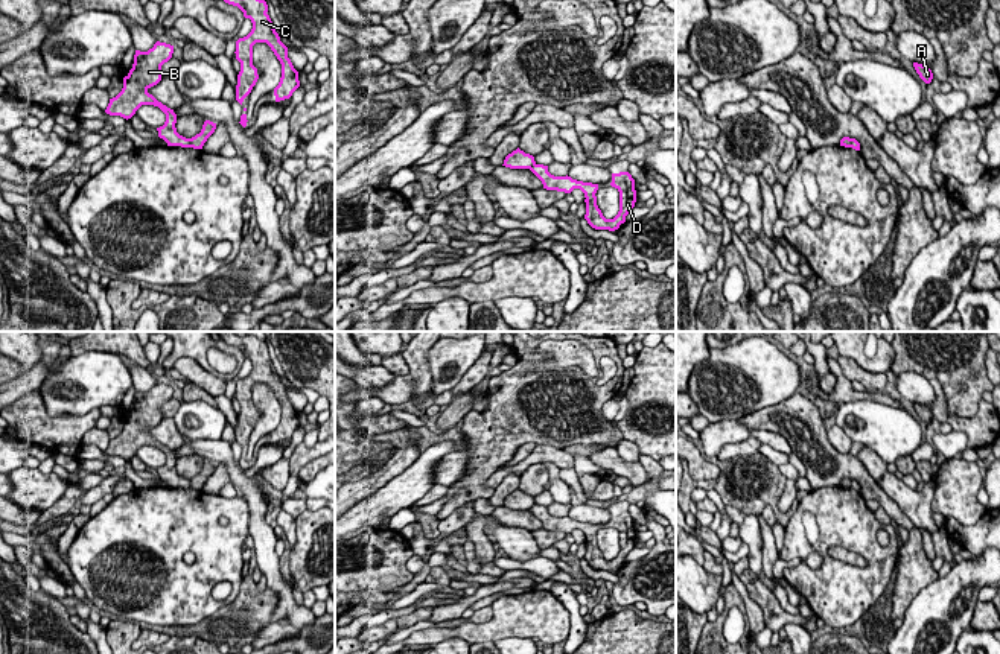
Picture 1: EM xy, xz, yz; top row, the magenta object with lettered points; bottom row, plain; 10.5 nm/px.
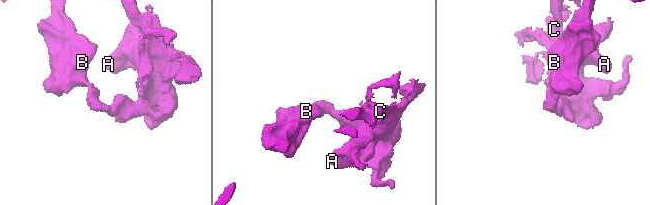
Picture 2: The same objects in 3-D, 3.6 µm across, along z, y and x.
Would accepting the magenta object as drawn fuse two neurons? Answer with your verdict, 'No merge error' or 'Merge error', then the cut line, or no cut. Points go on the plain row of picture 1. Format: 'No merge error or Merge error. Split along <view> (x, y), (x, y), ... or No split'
Merge error. Split along xy (189, 479), (191, 487)

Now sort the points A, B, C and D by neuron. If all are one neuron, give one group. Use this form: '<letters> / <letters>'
A C D / B

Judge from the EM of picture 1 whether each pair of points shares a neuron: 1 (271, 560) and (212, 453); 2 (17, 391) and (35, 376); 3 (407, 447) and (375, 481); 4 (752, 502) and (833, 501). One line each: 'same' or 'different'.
1: same
2: same
3: same
4: different

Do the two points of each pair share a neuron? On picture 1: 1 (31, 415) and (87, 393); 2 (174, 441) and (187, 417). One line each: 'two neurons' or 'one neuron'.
1: two neurons
2: two neurons

